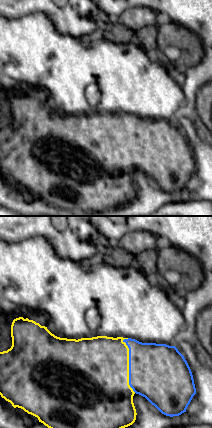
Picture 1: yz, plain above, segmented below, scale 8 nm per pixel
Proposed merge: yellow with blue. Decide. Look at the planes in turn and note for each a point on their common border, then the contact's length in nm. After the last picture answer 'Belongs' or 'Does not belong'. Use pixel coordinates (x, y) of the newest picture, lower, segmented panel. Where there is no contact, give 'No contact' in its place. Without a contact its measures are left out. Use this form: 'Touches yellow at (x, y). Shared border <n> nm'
Touches yellow at (128, 365). Shared border 440 nm

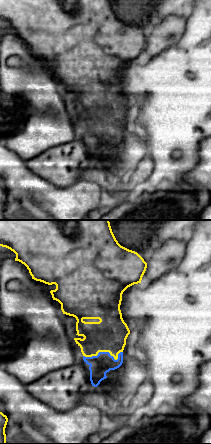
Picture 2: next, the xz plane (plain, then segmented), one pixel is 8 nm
Touches yellow at (104, 351). Shared border 320 nm

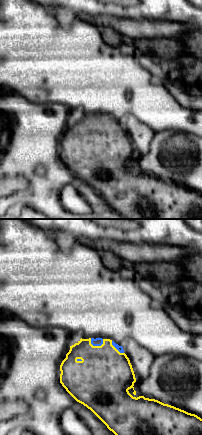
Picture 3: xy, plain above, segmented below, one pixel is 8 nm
Touches yellow at (95, 346). Shared border 120 nm

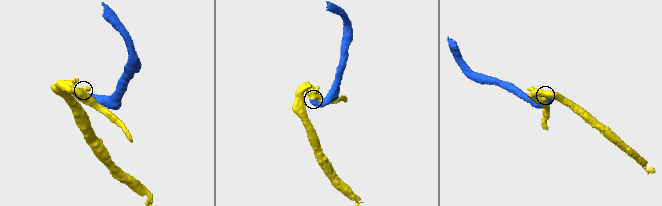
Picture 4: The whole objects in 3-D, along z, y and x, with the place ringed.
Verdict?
Belongs

